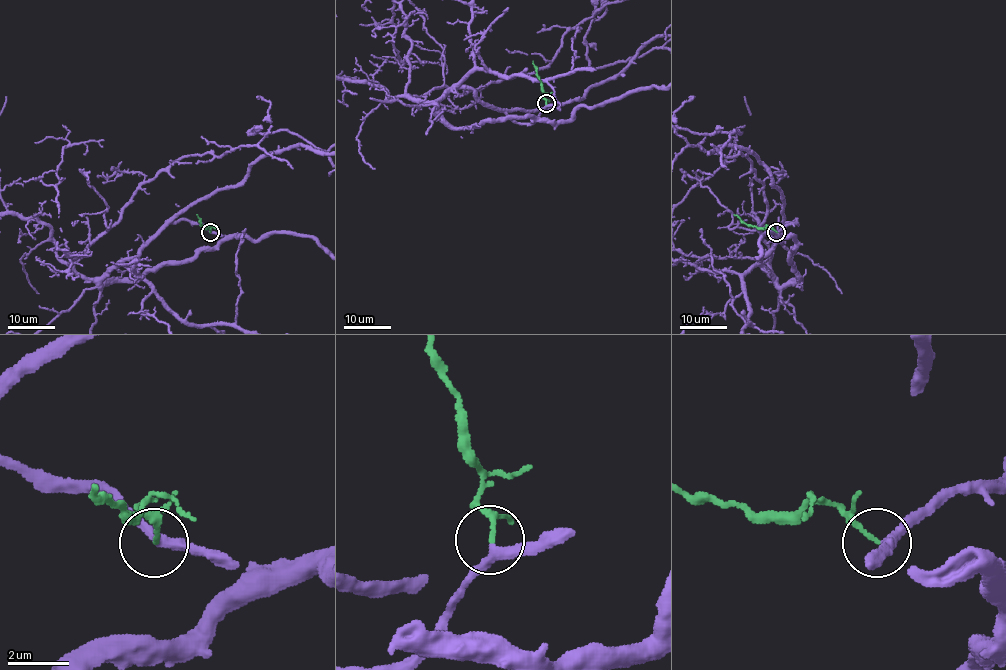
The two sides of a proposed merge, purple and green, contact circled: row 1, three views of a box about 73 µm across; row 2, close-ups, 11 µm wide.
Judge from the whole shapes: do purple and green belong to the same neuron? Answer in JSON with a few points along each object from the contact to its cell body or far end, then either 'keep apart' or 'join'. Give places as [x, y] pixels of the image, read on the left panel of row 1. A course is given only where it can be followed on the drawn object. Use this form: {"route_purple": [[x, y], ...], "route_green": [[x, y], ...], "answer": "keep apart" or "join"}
{"route_green": [[210, 232], [197, 215]], "answer": "join"}

